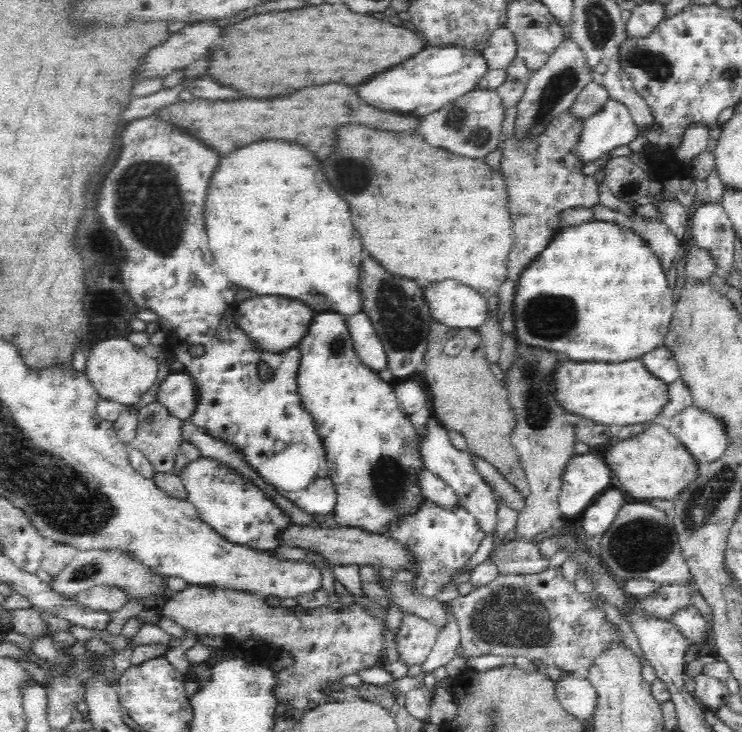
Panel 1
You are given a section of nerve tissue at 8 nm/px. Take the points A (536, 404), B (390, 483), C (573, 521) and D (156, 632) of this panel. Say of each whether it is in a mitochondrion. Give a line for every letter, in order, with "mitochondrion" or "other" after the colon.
A: mitochondrion
B: mitochondrion
C: other
D: other

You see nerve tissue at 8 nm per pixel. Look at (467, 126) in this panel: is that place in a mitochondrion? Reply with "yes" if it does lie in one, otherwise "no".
yes

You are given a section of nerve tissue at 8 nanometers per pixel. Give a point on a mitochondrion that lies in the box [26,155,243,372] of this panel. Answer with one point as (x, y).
(144, 195)

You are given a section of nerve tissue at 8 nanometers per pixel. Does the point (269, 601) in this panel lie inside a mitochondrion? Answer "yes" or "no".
no

